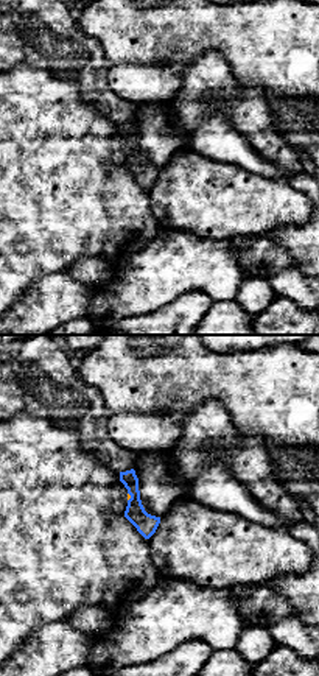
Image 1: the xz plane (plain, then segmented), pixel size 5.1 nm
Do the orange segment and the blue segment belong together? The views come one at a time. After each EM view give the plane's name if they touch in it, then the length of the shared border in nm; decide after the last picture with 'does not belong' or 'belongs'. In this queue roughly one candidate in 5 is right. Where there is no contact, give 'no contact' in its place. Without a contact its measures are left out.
meets orange in xz; contact 50 nm long

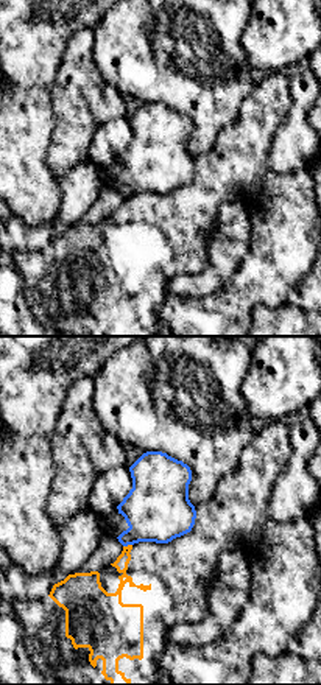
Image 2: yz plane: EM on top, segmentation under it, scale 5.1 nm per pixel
meets orange in yz; contact 50 nm long

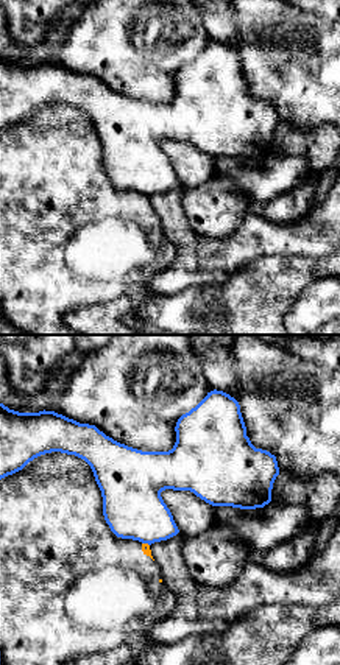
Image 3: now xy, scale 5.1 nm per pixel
meets orange in xy; contact 40 nm long

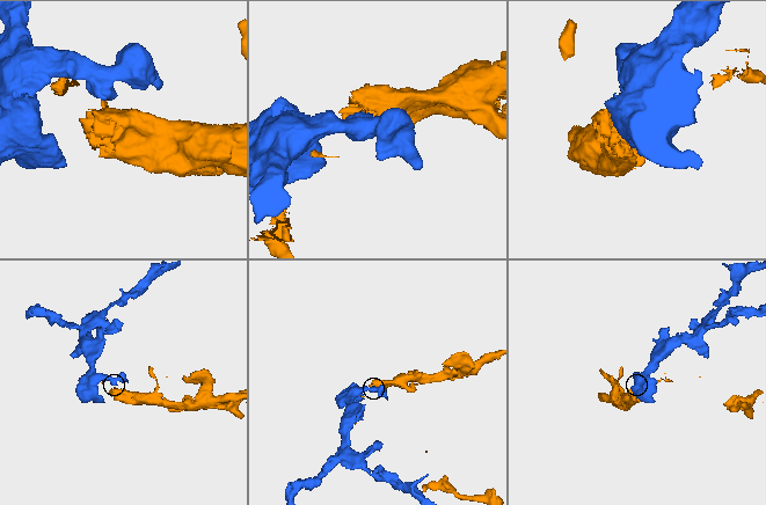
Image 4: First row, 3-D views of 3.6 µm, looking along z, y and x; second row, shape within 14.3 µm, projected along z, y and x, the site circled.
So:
does not belong

